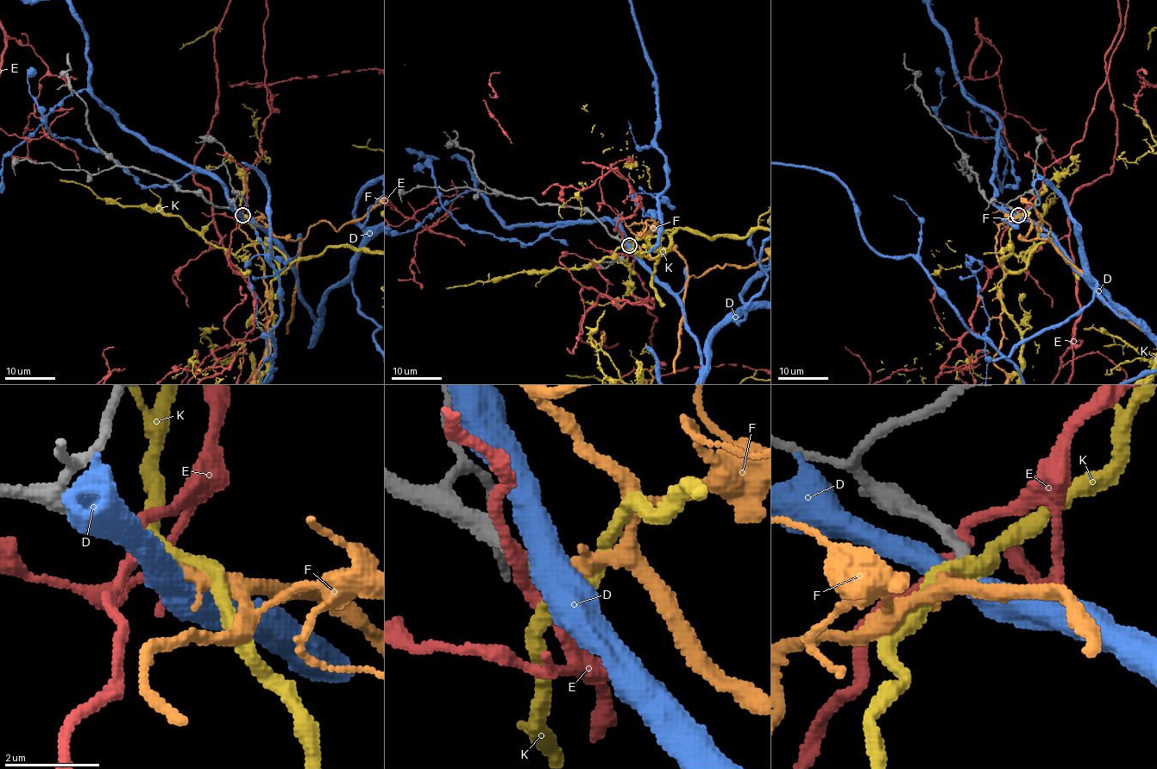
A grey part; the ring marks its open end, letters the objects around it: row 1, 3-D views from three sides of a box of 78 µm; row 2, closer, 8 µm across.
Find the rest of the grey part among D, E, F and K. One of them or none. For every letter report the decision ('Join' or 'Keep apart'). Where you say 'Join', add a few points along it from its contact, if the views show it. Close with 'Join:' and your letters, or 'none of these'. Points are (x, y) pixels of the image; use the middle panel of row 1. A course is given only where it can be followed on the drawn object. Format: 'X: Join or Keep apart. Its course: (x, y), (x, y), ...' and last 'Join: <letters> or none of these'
D: Keep apart
E: Keep apart
F: Join
K: Keep apart
Join: F

